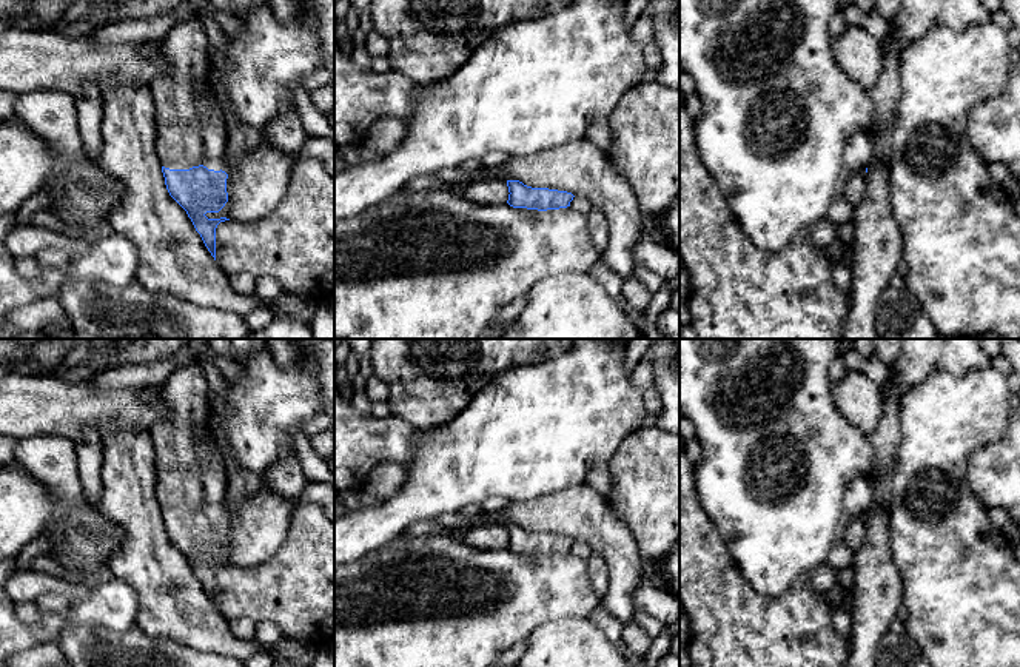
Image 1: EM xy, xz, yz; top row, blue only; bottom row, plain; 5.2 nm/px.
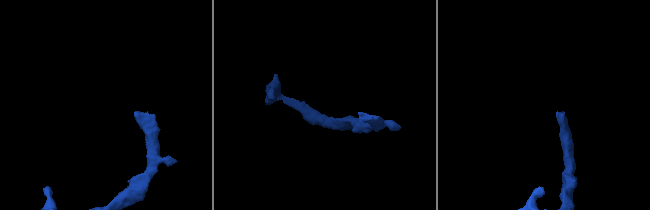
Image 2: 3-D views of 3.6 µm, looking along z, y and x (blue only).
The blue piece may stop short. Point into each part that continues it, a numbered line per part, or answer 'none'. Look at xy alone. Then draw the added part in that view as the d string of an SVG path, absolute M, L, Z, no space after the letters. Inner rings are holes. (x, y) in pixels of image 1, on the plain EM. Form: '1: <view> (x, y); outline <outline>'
1: xy (190, 476); outline M191 360L160 385L169 417L151 427L156 451L156 496L162 511L203 510L225 516L226 467L210 439L210 399L203 368Z

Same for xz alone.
none

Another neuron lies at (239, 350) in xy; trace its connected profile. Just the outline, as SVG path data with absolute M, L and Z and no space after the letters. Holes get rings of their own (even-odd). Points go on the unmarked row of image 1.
M208 339L208 345L210 351L216 356L243 362L259 353L265 347L265 342L263 339Z

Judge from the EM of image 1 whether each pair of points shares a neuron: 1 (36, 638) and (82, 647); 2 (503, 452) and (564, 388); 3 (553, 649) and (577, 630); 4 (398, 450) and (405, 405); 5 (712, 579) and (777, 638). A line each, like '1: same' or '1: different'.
1: different
2: same
3: same
4: different
5: same

